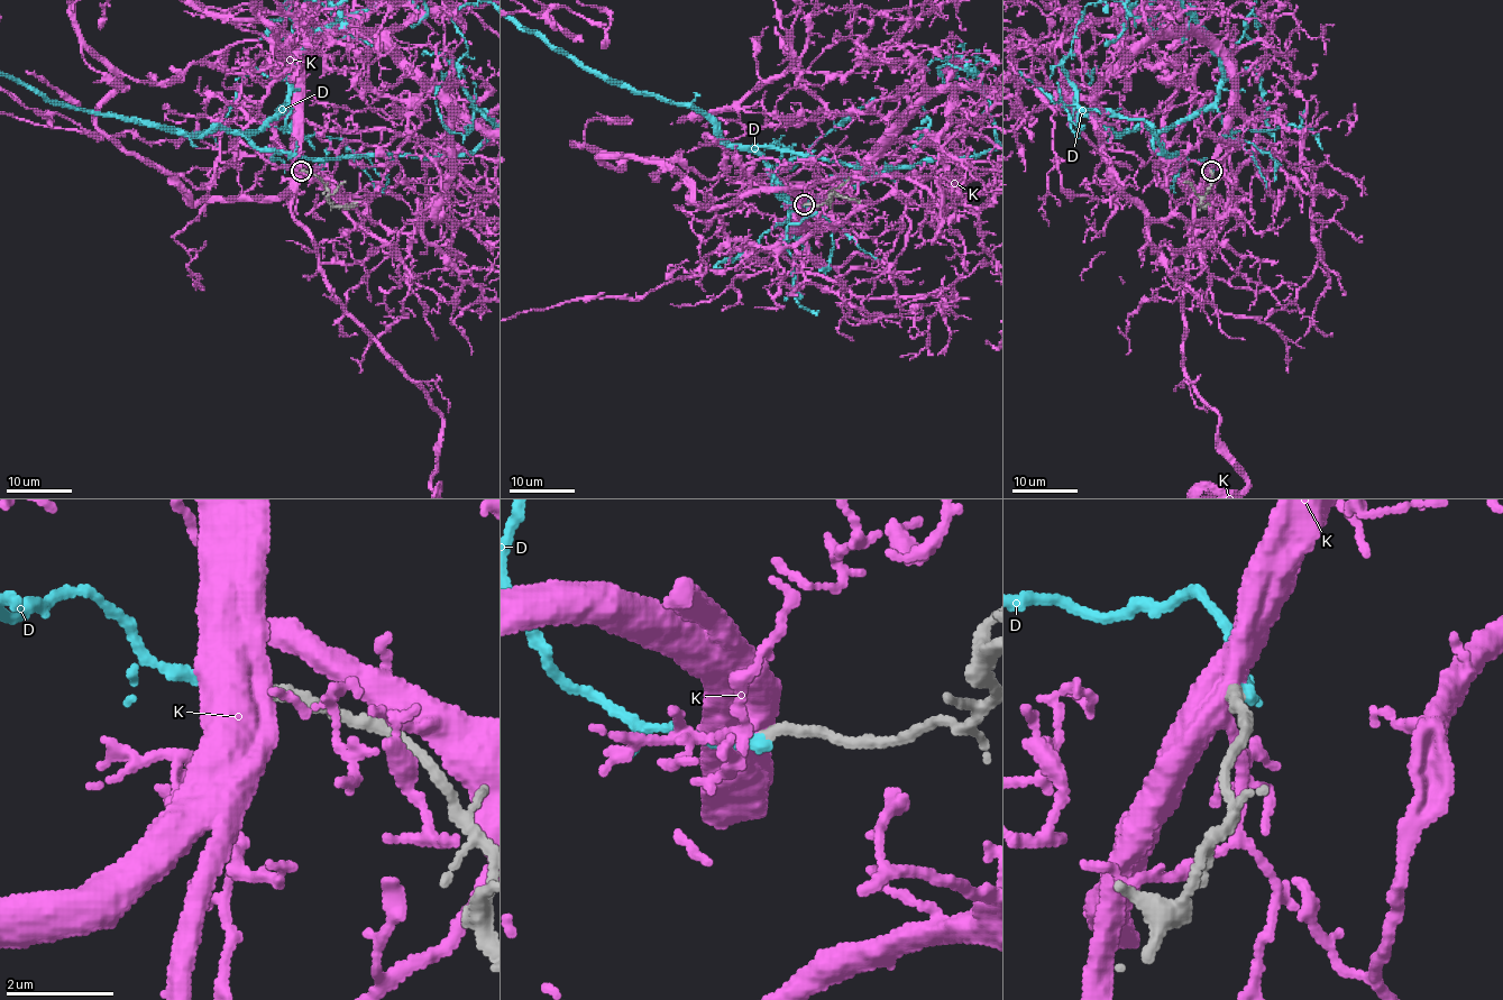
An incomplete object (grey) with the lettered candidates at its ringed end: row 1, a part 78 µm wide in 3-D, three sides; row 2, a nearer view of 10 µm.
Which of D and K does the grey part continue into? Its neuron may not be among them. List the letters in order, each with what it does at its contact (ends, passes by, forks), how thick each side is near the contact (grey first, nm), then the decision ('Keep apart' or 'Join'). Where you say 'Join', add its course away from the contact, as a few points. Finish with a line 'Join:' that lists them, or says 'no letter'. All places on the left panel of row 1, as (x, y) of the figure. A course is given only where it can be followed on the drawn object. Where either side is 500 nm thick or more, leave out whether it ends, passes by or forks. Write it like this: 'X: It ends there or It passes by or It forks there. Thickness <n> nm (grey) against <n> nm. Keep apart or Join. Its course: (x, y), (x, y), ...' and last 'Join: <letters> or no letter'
D: It ends there. Thickness 240 nm (grey) against 240 nm. Join
K: Thickness 240 nm (grey) against 550 nm. Keep apart
Join: D

